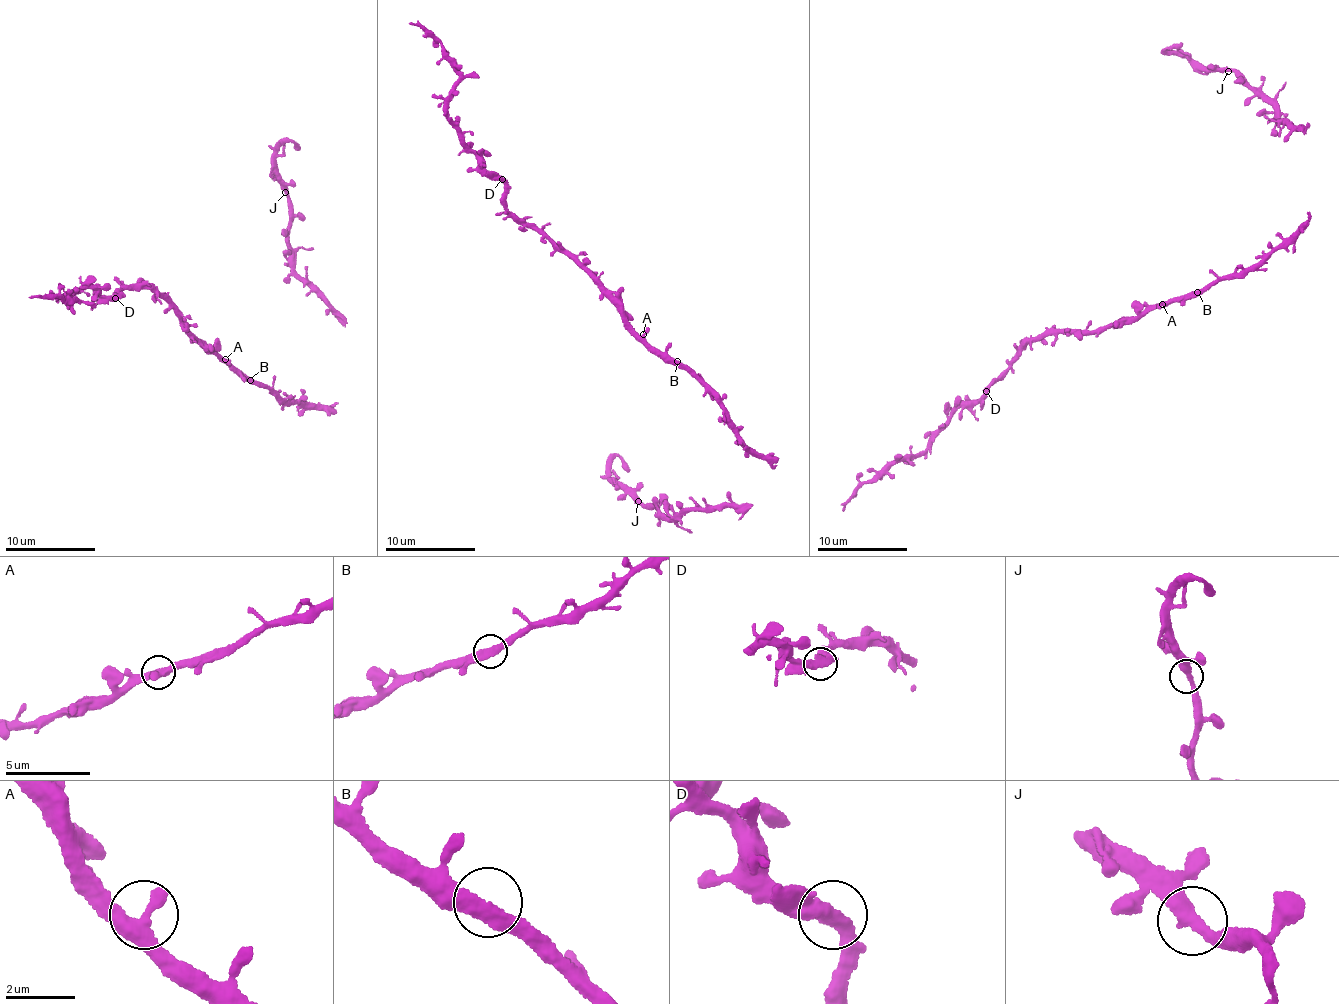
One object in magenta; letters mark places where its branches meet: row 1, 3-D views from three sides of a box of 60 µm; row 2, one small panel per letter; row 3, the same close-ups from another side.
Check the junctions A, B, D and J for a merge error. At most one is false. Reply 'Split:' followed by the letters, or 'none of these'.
Split: none of these

